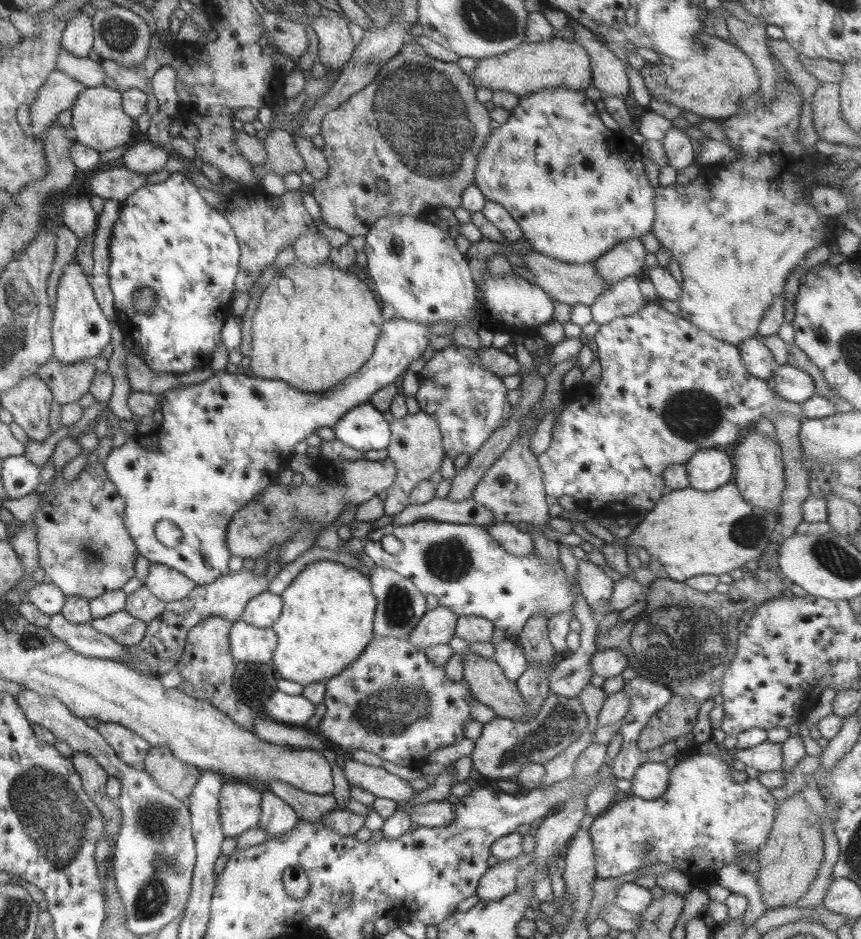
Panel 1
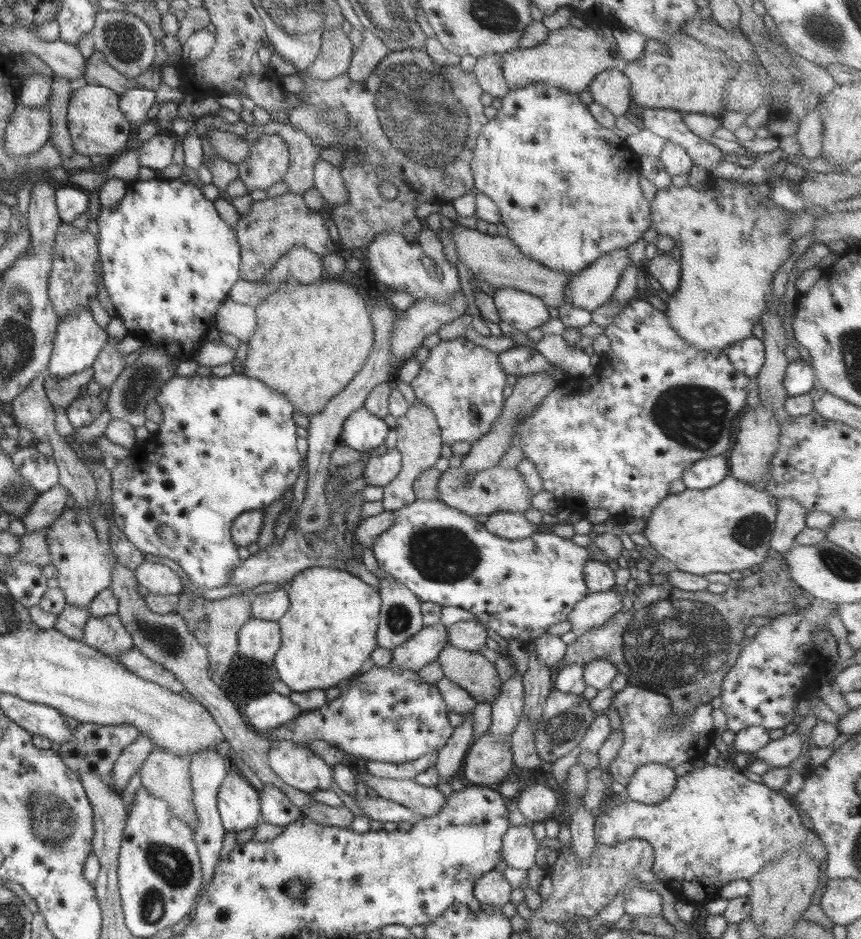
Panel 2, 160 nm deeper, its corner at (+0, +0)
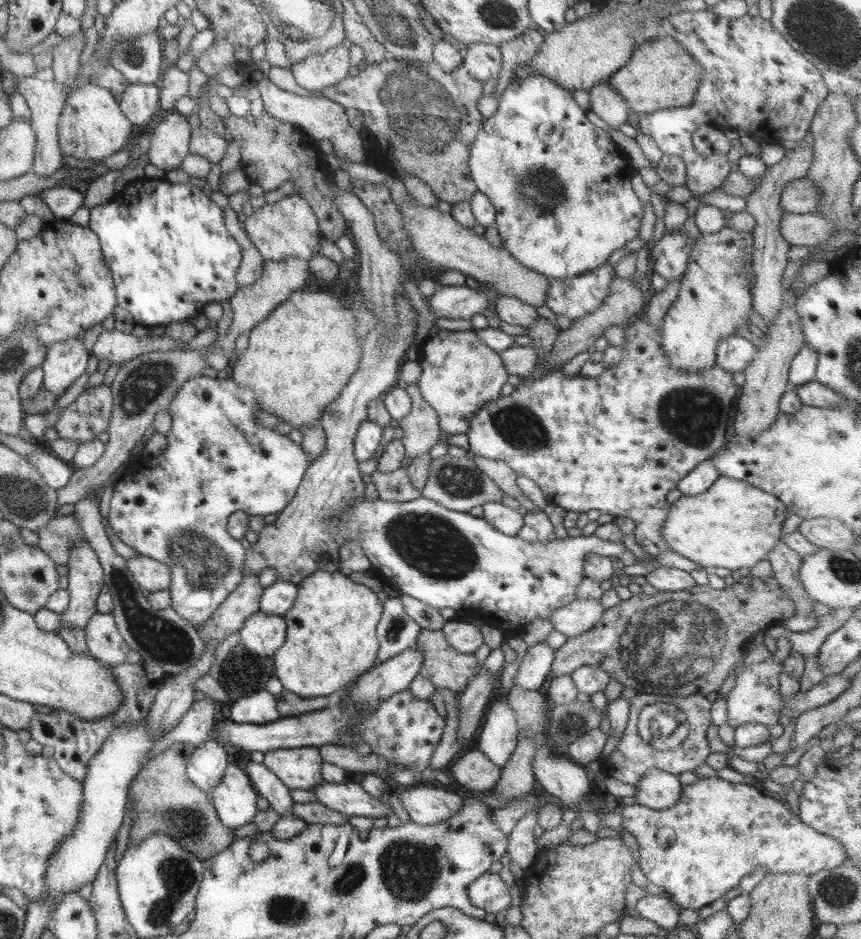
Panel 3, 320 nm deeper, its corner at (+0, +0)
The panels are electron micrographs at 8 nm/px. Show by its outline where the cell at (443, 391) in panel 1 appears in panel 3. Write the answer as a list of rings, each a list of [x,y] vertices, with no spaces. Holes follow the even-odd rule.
[[[440,330],[420,346],[422,375],[416,383],[423,400],[439,416],[441,429],[449,434],[468,432],[474,414],[489,401],[498,400],[508,373],[498,352],[491,350],[475,332]]]

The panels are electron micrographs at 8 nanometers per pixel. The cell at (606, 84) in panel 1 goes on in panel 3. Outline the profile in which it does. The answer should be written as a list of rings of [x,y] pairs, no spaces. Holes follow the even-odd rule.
[[[603,80],[600,84],[589,90],[589,110],[600,116],[610,127],[620,127],[626,124],[629,104],[613,89],[609,80]]]

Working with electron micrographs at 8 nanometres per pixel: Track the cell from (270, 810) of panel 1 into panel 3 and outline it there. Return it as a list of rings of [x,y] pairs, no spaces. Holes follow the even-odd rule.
[[[249,761],[244,768],[251,783],[259,793],[270,803],[270,807],[279,816],[292,814],[294,801],[289,789],[264,763]]]

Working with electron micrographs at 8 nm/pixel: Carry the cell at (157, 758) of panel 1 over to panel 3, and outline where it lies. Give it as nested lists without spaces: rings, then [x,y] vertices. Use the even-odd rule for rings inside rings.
[[[174,742],[162,754],[154,755],[134,777],[129,785],[133,803],[130,845],[142,843],[152,835],[170,835],[182,844],[182,849],[202,861],[230,847],[234,841],[234,829],[220,822],[211,797],[187,775],[187,762],[195,749],[190,742]]]

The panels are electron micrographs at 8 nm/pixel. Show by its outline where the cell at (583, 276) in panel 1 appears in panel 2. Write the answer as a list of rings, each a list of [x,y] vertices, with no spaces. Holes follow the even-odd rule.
[[[458,223],[449,231],[456,252],[457,260],[466,264],[470,273],[473,272],[480,280],[490,284],[492,288],[515,288],[526,291],[541,298],[546,306],[558,308],[565,302],[565,288],[569,278],[574,275],[548,267],[522,254],[522,251],[508,237],[490,236],[476,229],[466,228]]]

